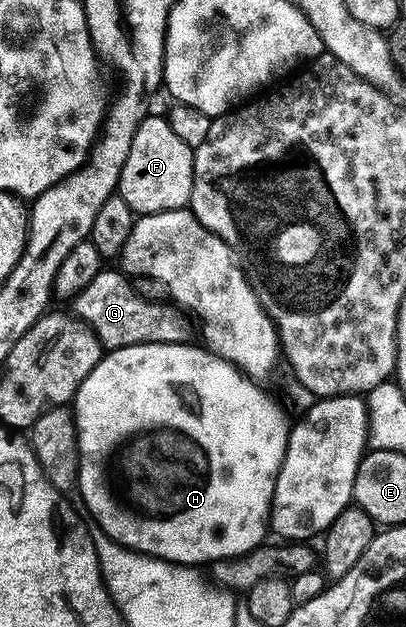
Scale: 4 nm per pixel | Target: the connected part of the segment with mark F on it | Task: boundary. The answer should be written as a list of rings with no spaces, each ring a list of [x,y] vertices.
[[[148,114],[137,121],[135,128],[138,129],[130,140],[130,149],[124,152],[126,161],[118,179],[117,195],[136,214],[185,209],[194,185],[194,149],[172,130],[165,115]]]

